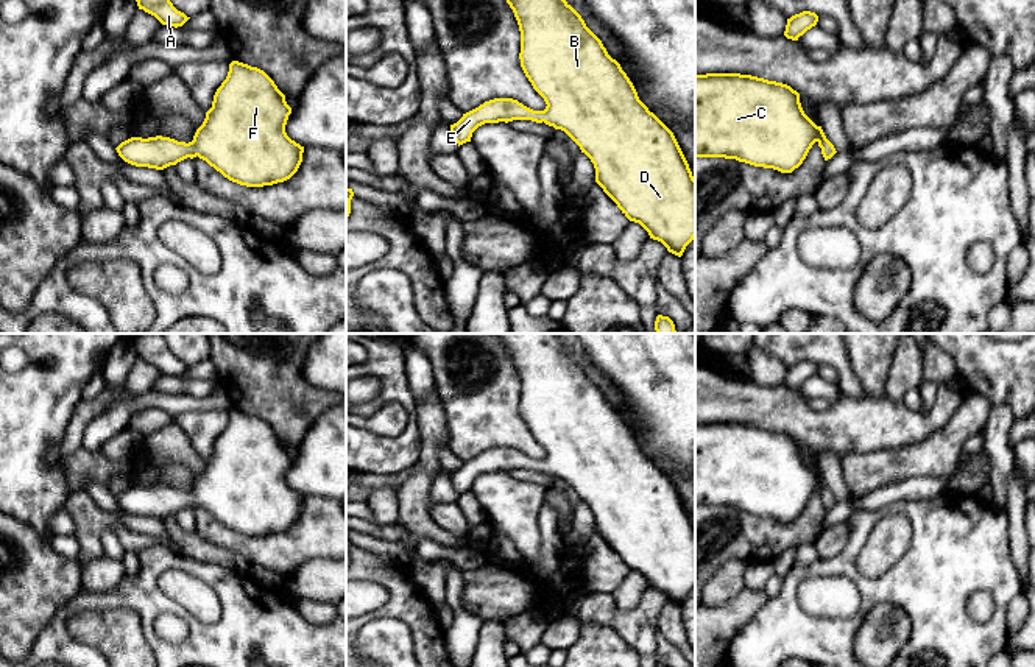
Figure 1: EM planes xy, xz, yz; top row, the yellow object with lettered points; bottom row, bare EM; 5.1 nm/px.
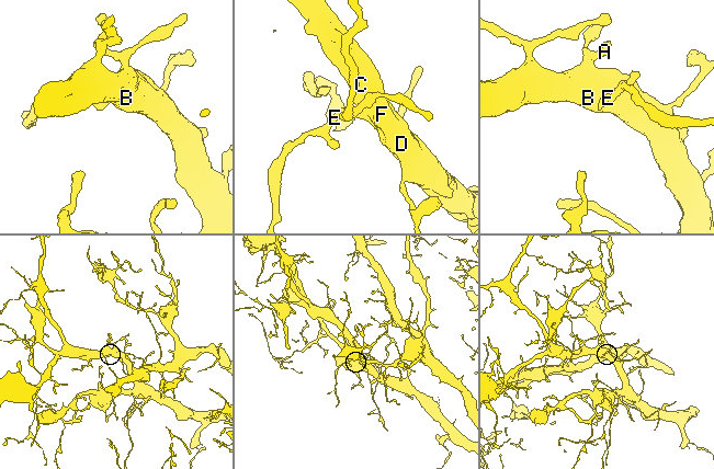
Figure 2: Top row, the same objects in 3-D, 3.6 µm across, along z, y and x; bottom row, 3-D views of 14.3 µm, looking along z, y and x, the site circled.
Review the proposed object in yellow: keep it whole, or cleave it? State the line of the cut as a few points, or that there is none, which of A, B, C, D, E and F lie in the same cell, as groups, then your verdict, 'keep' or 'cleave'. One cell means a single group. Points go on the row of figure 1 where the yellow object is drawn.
cut none; groups A B C D E F; keep

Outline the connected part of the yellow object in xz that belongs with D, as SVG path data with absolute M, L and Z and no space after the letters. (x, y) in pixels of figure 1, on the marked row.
M507 0L521 31L521 67L533 89L544 98L546 109L533 111L513 98L494 98L463 114L450 125L454 140L471 142L472 132L485 123L532 120L564 131L595 168L595 182L617 204L622 214L639 223L650 238L661 242L669 252L681 257L695 238L695 178L673 132L639 100L638 92L613 59L602 41L586 26L581 16L566 0Z

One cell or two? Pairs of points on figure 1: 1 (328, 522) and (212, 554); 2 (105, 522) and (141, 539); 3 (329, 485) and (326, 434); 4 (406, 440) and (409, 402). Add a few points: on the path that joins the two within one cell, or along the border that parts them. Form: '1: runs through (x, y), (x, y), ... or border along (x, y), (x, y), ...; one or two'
1: border along (195, 530), (203, 538), (237, 552), (250, 564); two
2: runs through (114, 524), (131, 539); one
3: runs through (329, 472), (329, 446); one
4: runs through (412, 430), (412, 412); one

